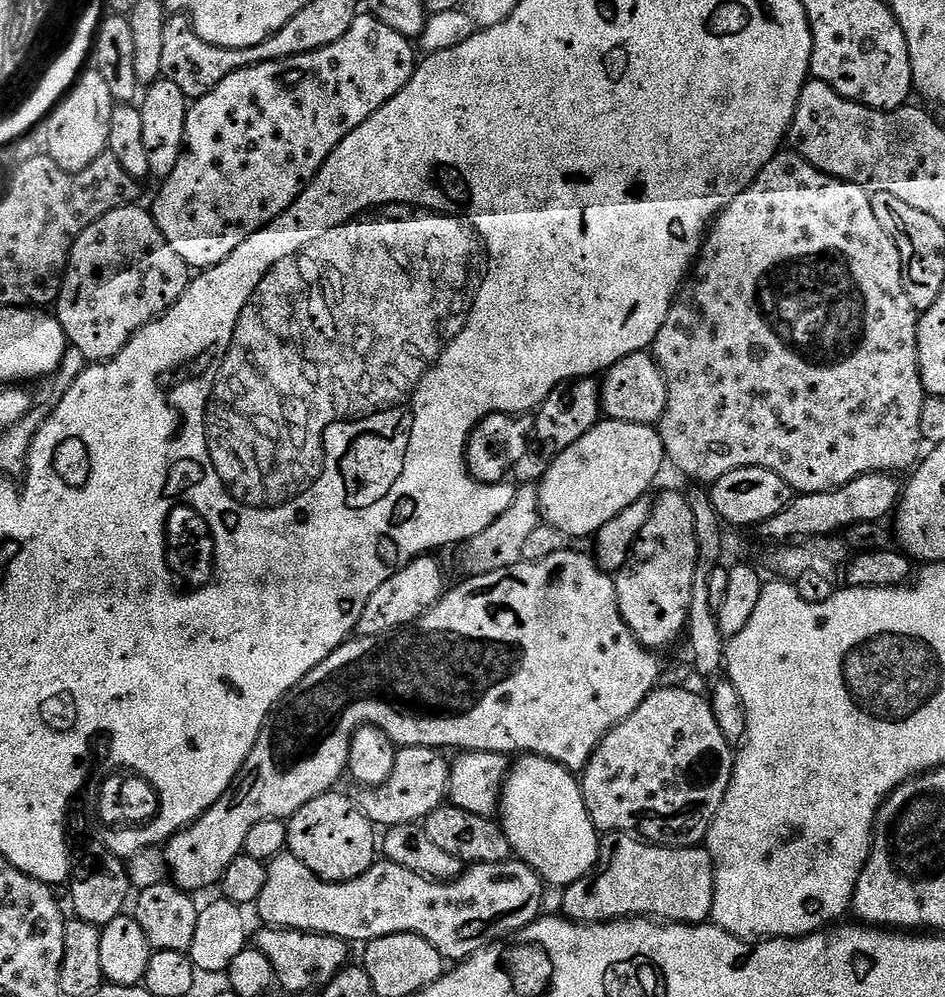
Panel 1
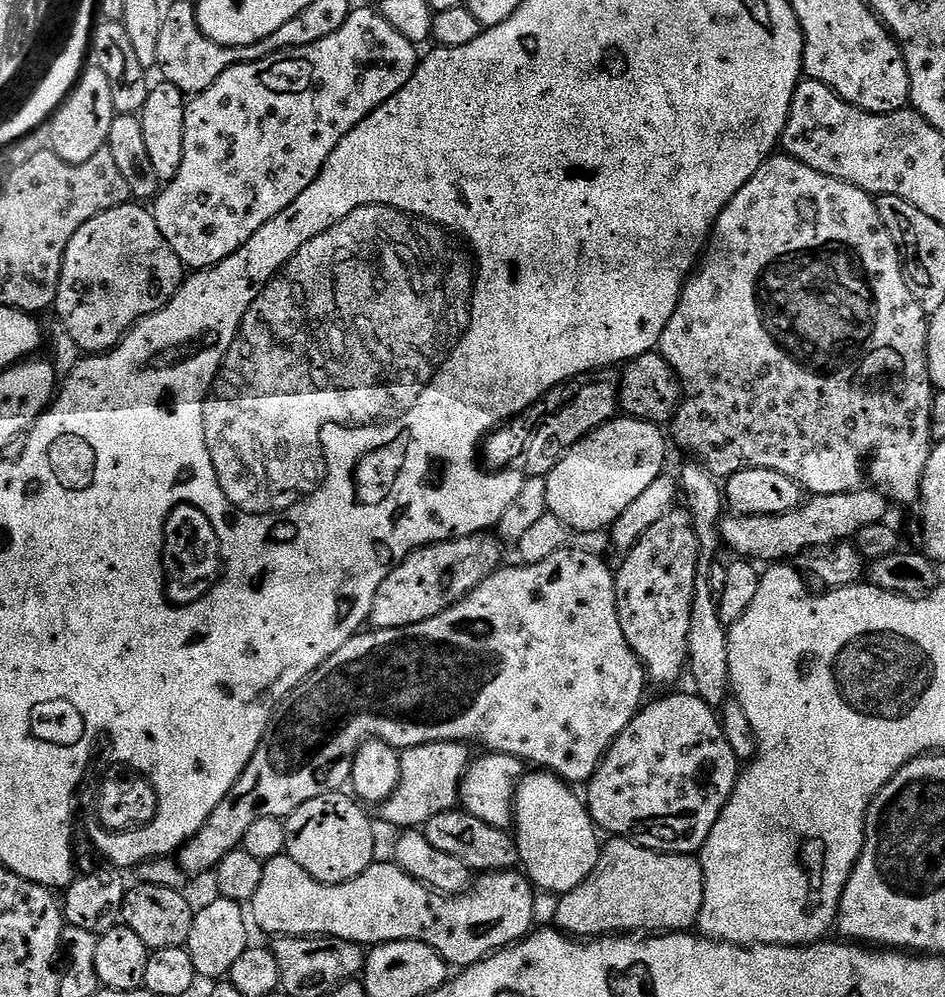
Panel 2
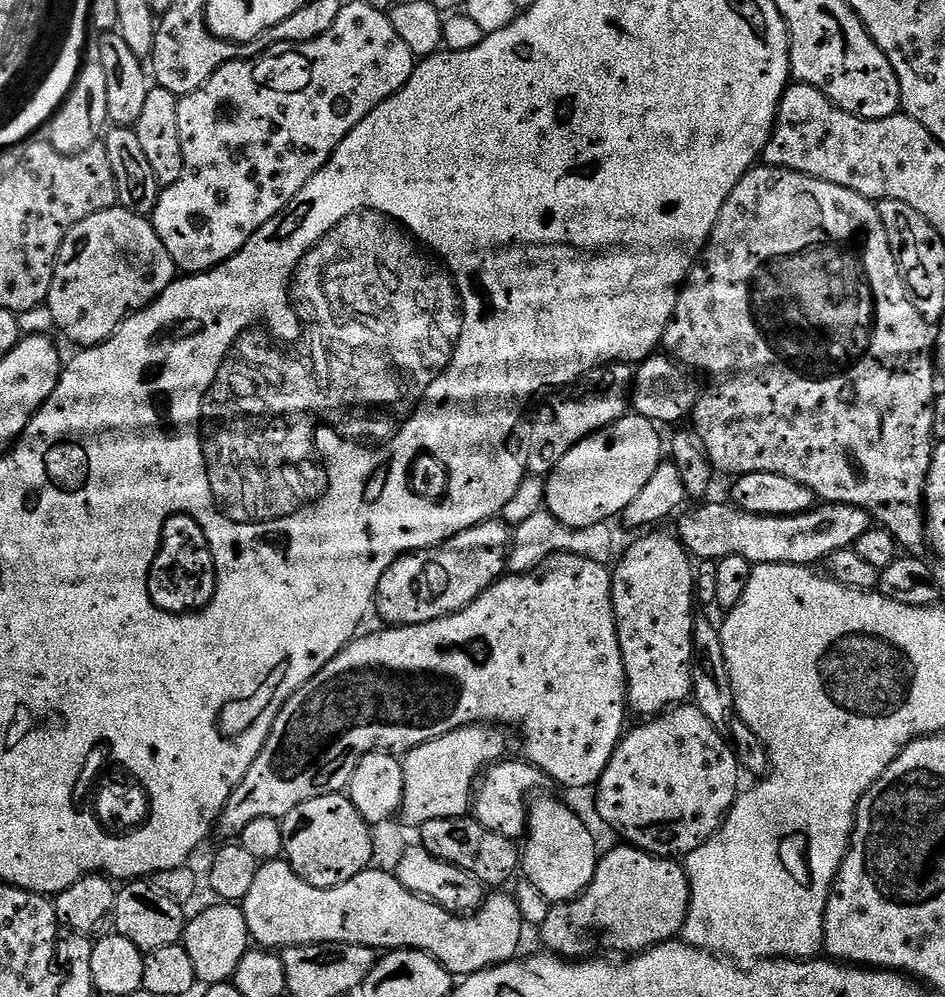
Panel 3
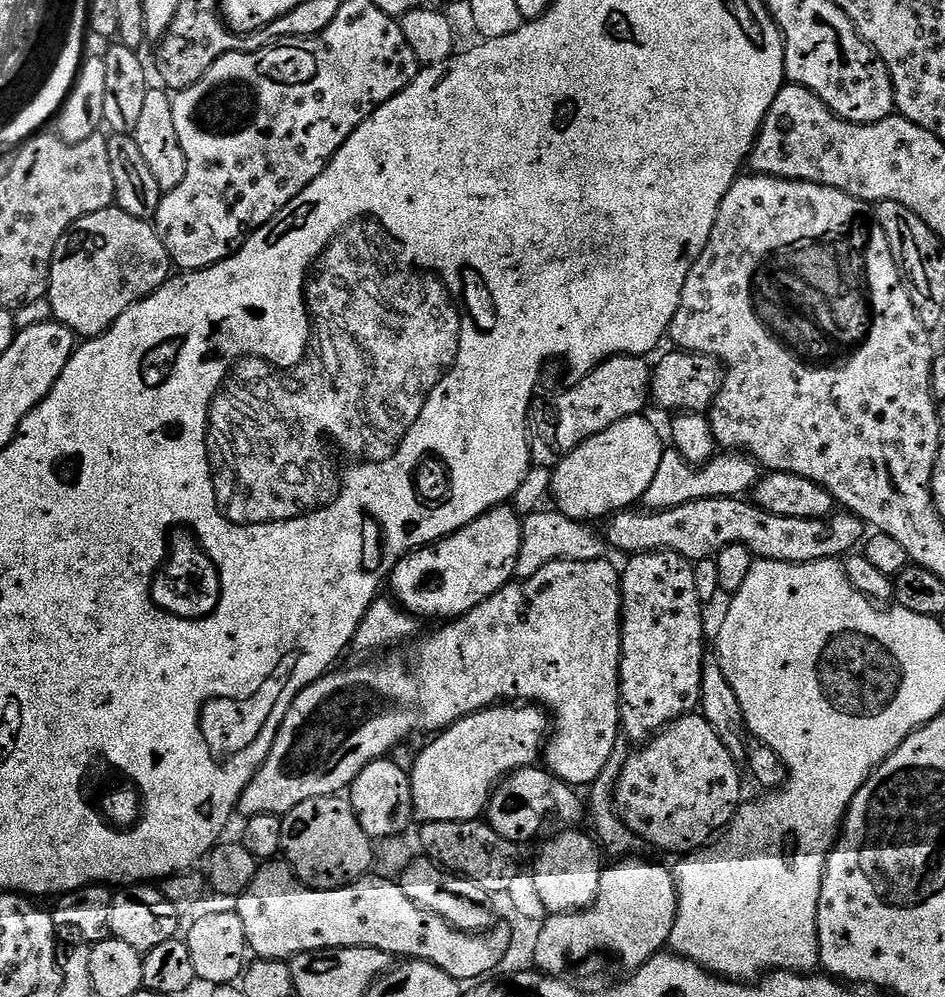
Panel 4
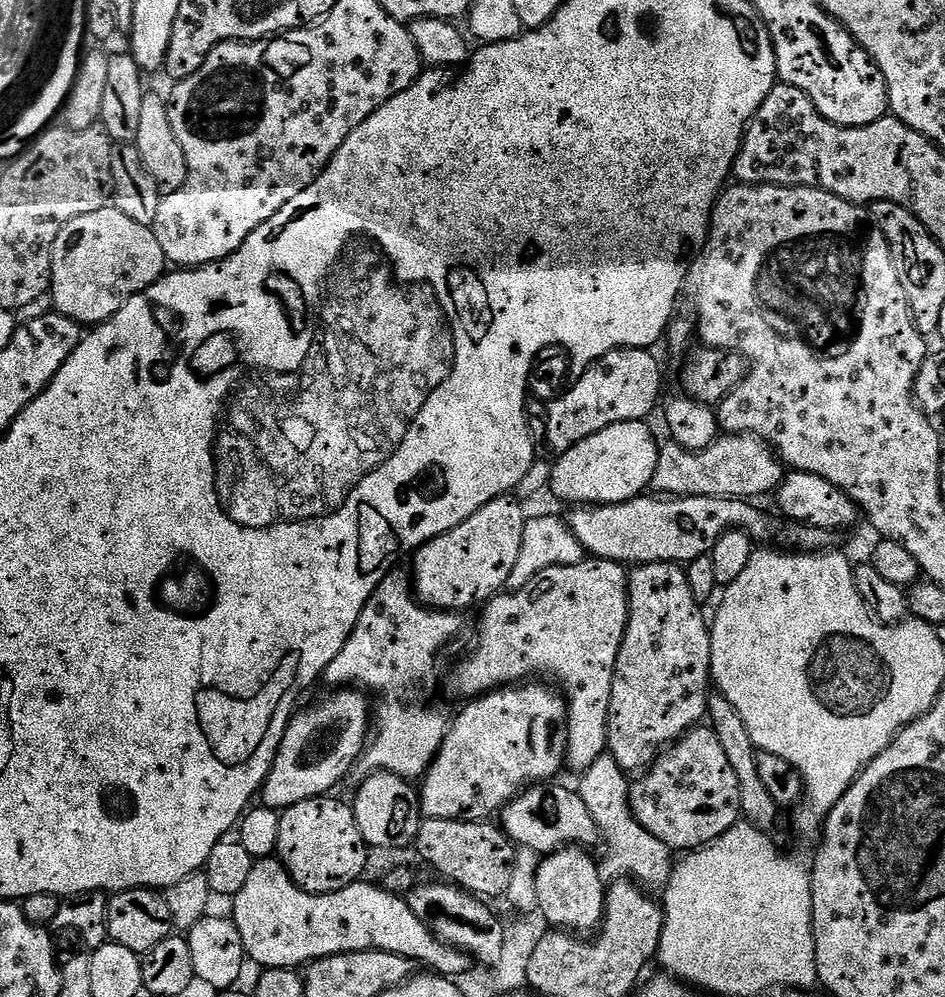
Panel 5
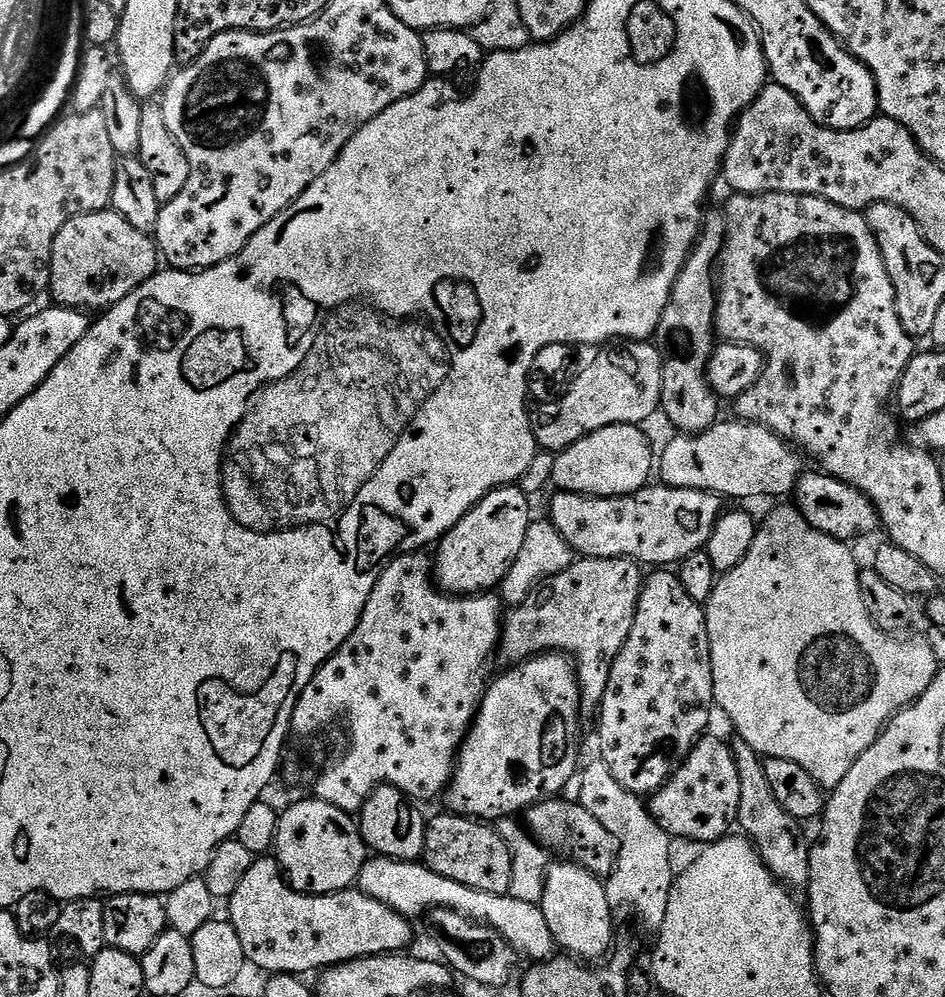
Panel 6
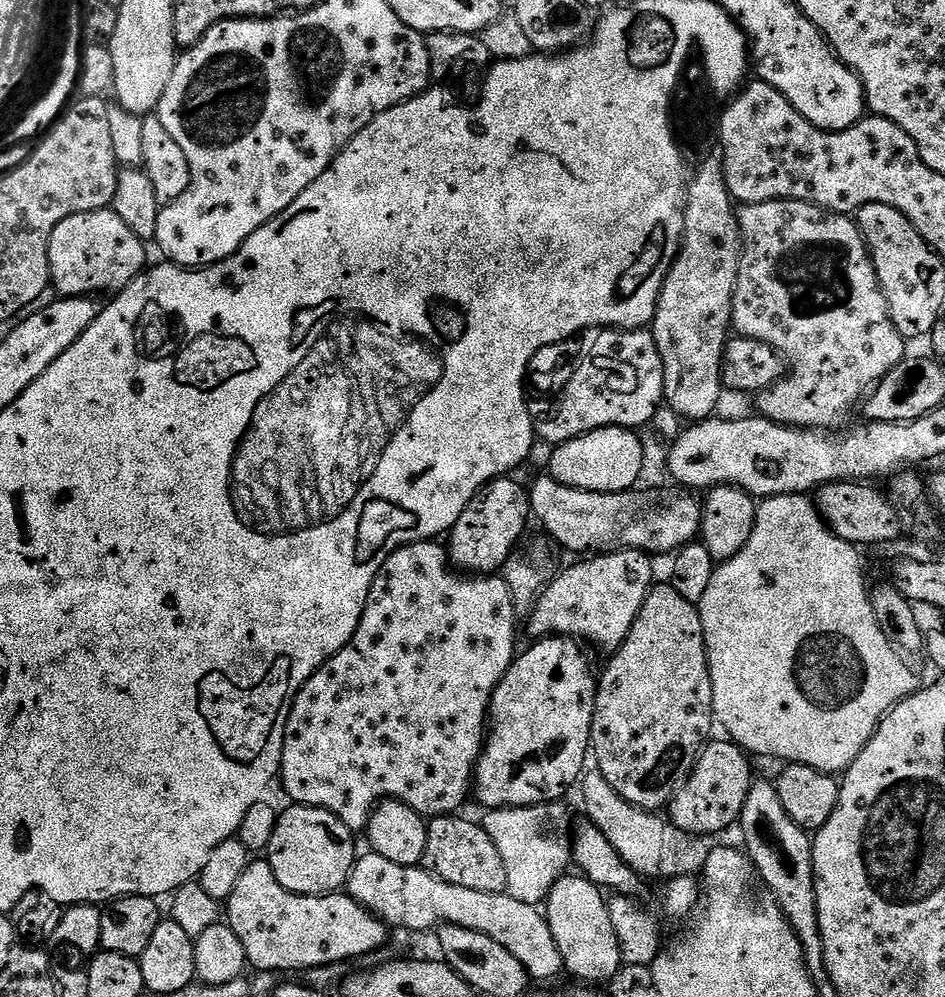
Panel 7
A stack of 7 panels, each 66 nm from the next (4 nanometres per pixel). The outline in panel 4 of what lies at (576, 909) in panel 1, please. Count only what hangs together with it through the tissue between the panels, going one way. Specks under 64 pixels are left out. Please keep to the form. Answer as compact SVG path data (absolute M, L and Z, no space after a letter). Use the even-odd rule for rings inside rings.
M624 858L605 867L600 874L598 894L590 908L578 912L558 912L549 915L539 925L540 933L536 936L536 949L532 960L539 971L553 978L572 976L596 976L604 972L608 964L621 964L627 970L635 970L652 956L659 956L665 951L672 927L676 921L678 902L676 901L676 877L673 869L663 868L660 864L651 864L648 860Z

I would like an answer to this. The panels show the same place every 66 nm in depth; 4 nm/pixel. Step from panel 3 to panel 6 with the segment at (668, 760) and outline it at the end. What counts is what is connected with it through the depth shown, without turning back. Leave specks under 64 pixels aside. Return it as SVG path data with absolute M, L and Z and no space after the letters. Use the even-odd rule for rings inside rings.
M712 735L701 736L691 754L680 763L672 777L650 797L652 817L658 822L658 826L662 826L662 830L666 830L673 838L681 836L684 840L697 840L697 845L700 846L707 846L729 835L731 828L728 827L737 823L738 798L742 798L742 785L738 783L738 766L736 759L732 757L732 749Z

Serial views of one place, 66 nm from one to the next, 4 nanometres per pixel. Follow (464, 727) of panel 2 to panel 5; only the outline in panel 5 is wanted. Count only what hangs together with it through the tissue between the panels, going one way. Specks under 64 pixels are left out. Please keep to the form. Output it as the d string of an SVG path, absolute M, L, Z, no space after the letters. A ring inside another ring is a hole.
M595 558L577 565L552 565L521 589L495 595L482 610L480 637L472 653L453 670L453 690L463 698L475 698L529 678L555 682L568 702L566 764L583 774L608 746L612 679L628 625L625 565ZM352 686L329 692L332 693L321 704L301 707L288 721L288 729L276 751L274 766L264 779L263 807L283 810L303 800L314 800L331 793L328 791L351 768L355 769L364 755L370 740L369 697Z

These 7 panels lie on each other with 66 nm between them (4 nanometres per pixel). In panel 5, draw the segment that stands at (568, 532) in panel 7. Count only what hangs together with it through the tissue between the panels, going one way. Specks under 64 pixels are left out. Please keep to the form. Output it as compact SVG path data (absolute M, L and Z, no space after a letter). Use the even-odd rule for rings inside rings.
M641 494L632 500L626 502L618 502L617 504L582 504L571 509L572 512L566 516L568 528L573 532L575 538L584 547L585 553L589 557L598 560L613 560L615 564L623 564L625 566L635 566L638 564L653 564L654 562L666 562L667 564L679 564L681 566L691 565L693 560L703 560L711 553L713 546L718 542L718 538L722 538L722 534L727 532L735 532L737 530L747 532L753 541L768 540L772 536L772 520L760 508L755 508L755 503L749 502L744 498L733 498L730 496L677 496L675 498L661 498L656 494Z

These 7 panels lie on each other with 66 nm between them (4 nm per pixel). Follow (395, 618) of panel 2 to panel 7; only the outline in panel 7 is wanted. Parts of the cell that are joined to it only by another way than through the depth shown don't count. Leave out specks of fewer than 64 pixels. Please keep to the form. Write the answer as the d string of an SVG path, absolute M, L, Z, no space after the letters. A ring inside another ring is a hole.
M500 477L481 488L452 527L448 549L449 561L455 569L478 576L493 575L513 557L516 544L530 524L531 508L525 485L512 479Z

